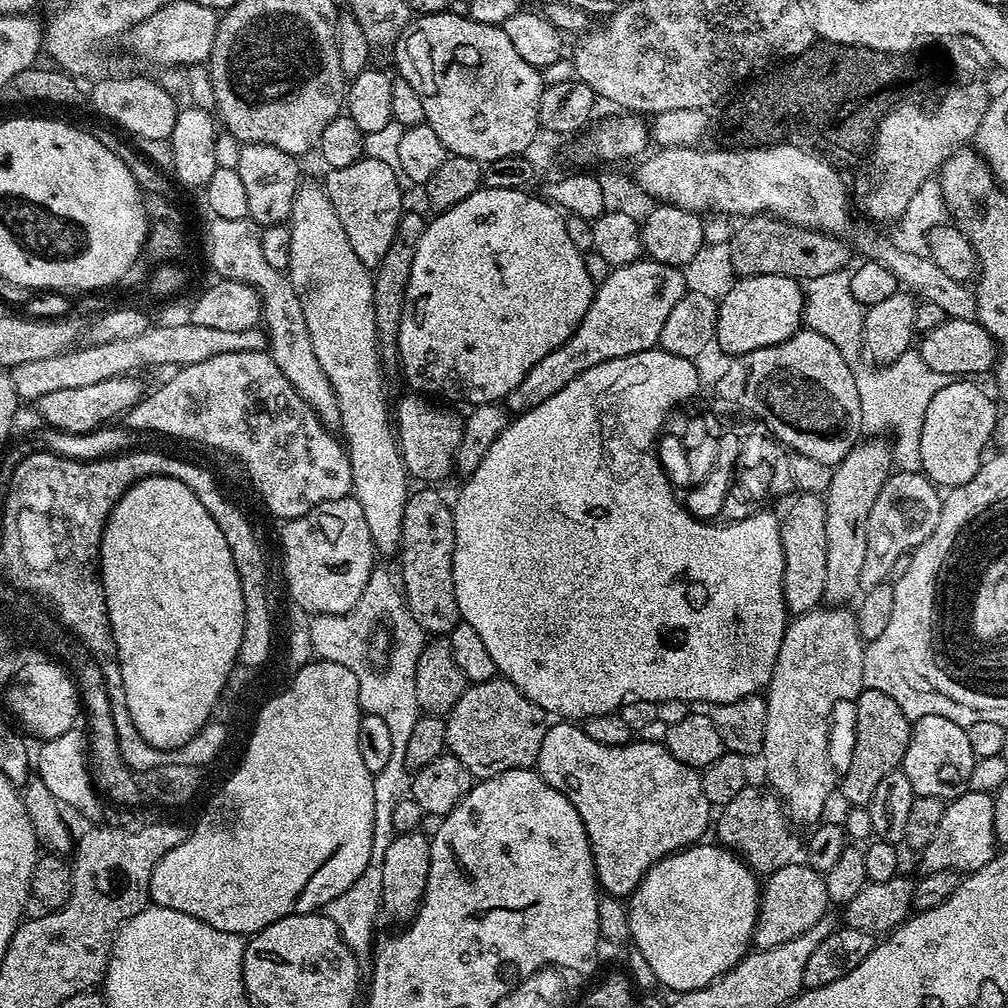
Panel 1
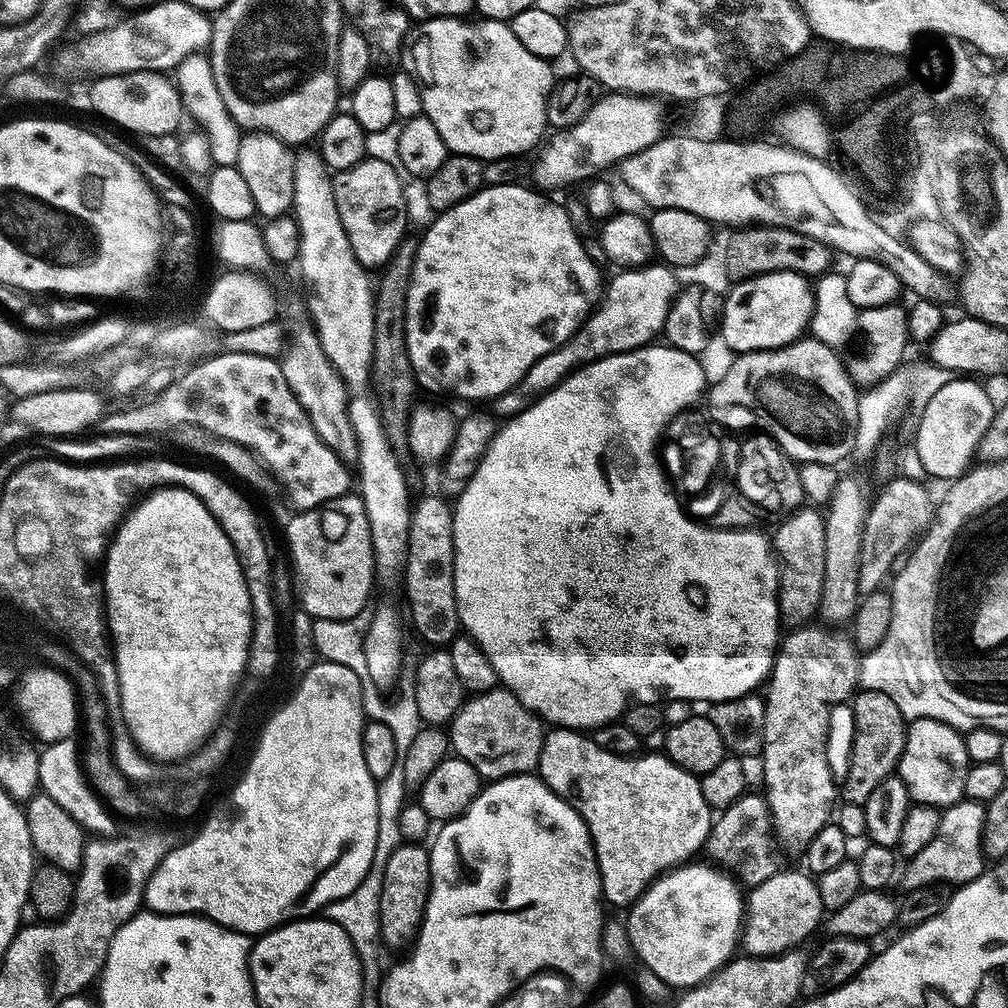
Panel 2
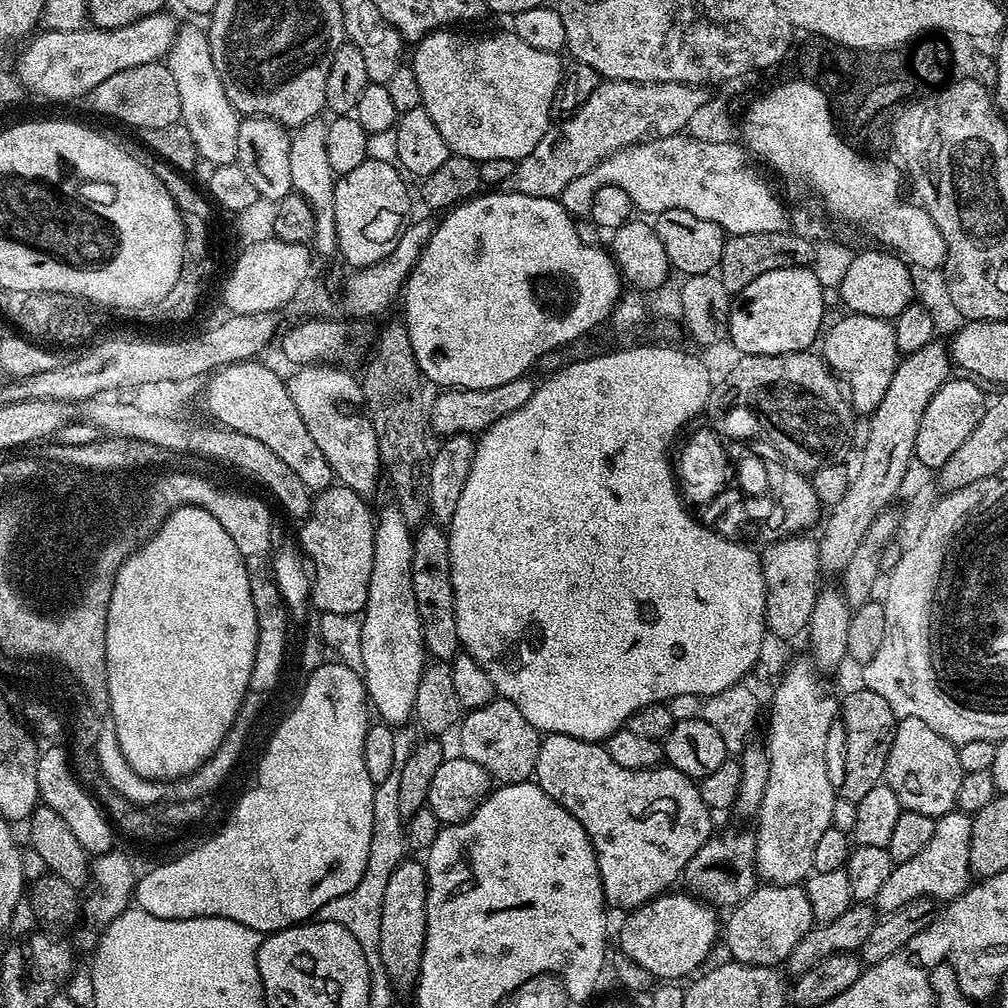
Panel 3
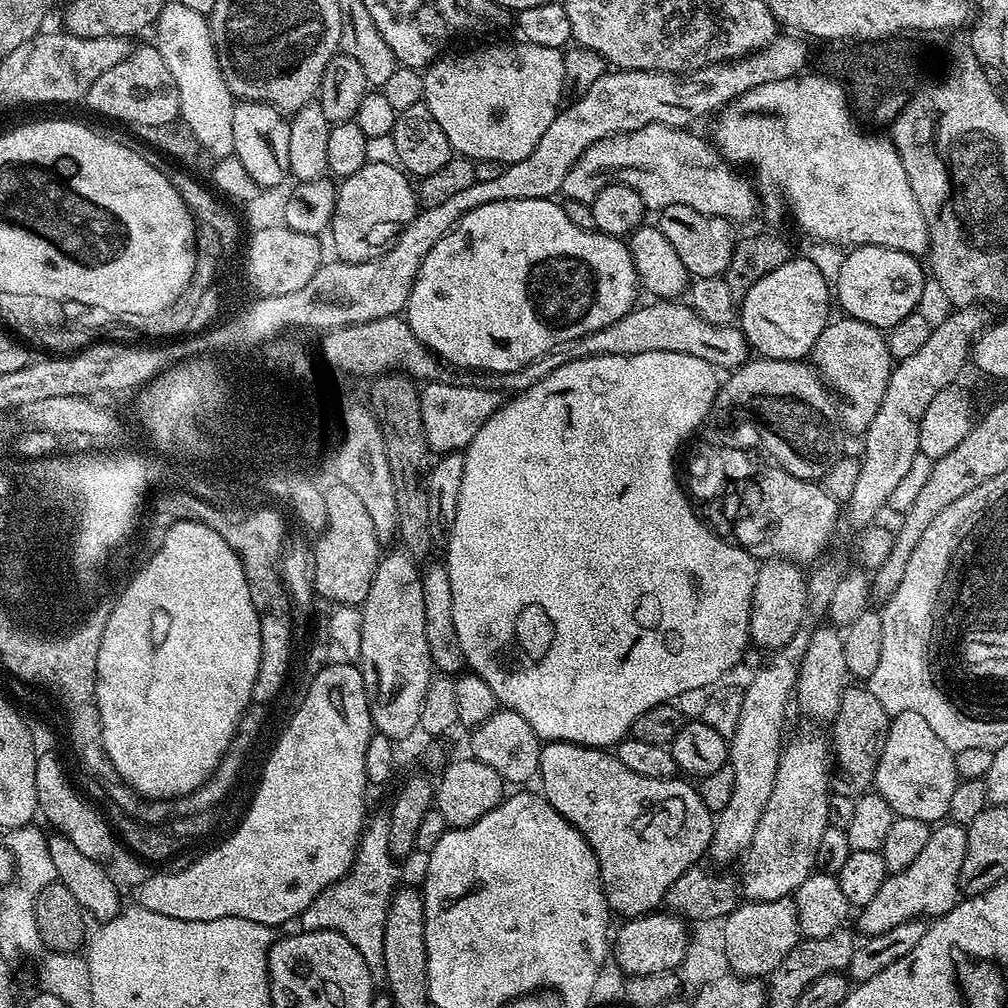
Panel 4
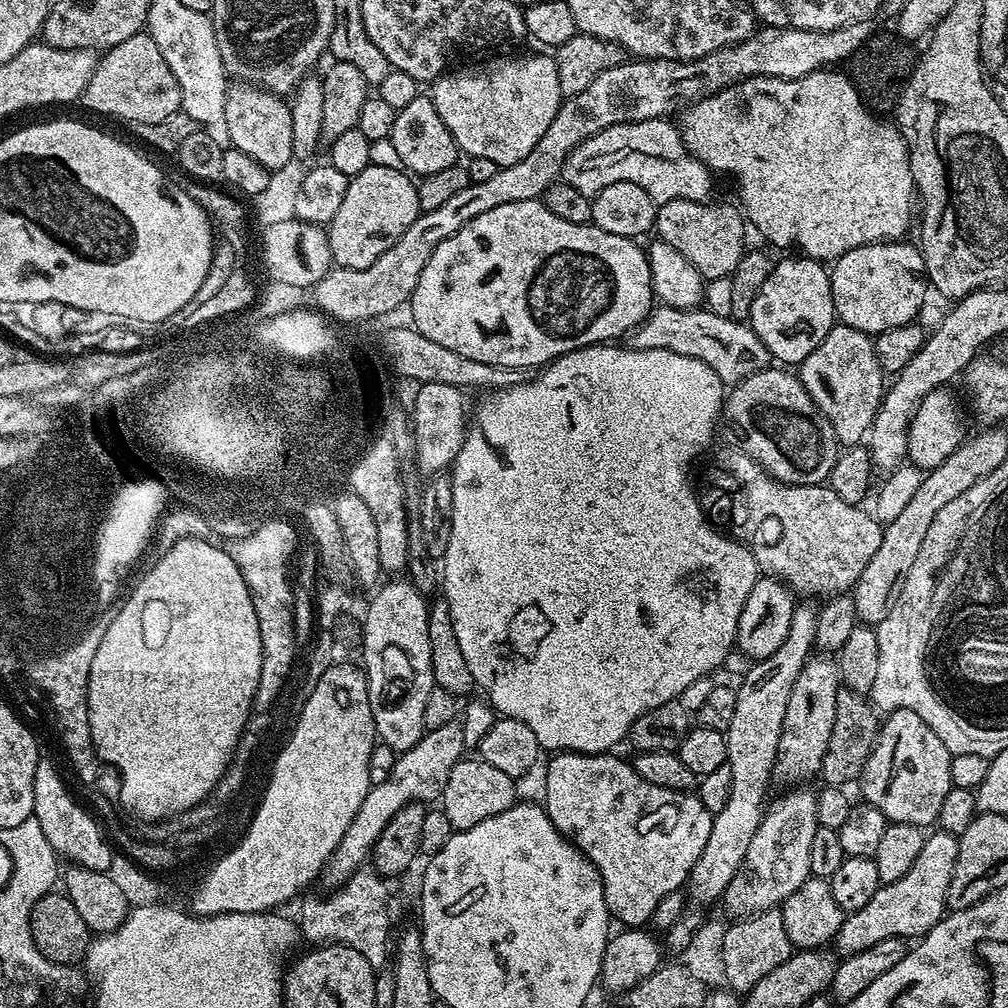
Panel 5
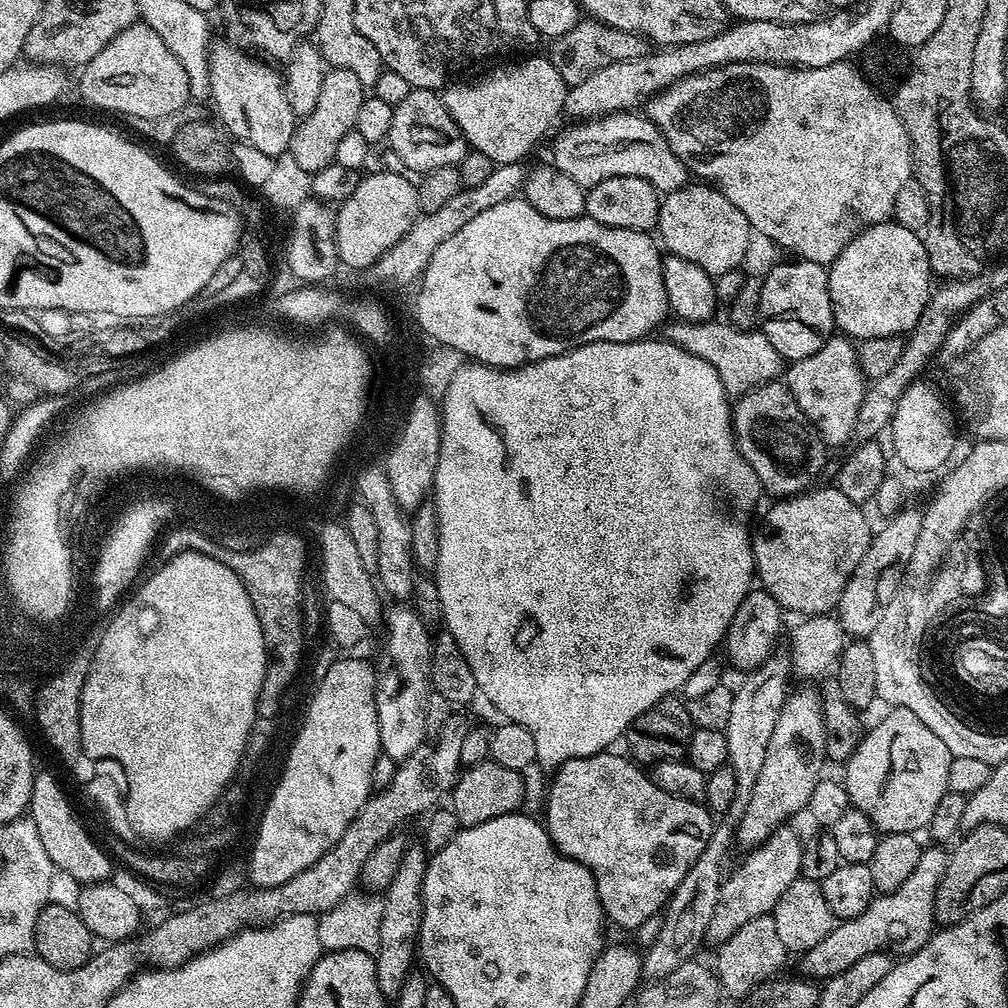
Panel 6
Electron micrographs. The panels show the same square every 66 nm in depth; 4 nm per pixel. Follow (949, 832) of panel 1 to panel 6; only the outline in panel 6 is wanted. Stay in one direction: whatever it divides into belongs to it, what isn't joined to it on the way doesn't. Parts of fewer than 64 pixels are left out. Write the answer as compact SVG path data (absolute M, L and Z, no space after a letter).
M925 847L921 851L918 866L914 866L914 874L910 874L910 878L906 878L906 882L902 882L898 890L873 895L870 906L866 906L866 910L862 910L858 918L837 922L830 934L826 934L826 938L818 942L818 946L810 946L810 950L802 953L799 957L799 971L805 977L823 982L829 976L846 970L846 966L854 966L854 962L858 962L858 958L866 958L866 954L885 950L911 954L926 946L937 927L934 894L938 890L938 882L942 882L942 874L946 870L949 858L949 853L943 847L931 847Z

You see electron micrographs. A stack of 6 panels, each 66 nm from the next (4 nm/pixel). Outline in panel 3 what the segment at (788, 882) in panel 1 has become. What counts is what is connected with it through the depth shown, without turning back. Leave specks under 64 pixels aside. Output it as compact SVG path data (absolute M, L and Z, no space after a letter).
M765 883L757 887L746 902L742 902L737 908L727 913L728 921L722 924L722 944L728 947L728 952L733 961L738 964L749 964L750 966L780 966L787 961L790 950L802 942L805 934L814 926L812 911L808 905L808 895L800 884L770 884Z

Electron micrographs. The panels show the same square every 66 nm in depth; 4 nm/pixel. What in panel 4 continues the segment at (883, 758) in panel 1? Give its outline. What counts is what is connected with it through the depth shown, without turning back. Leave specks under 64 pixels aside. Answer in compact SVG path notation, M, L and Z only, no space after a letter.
M867 686L852 687L845 687L838 706L838 714L835 720L831 721L830 752L833 757L836 755L836 764L834 760L835 791L855 798L873 787L878 762L886 746L890 717L888 711L882 706L882 702L878 702L878 698L870 694Z

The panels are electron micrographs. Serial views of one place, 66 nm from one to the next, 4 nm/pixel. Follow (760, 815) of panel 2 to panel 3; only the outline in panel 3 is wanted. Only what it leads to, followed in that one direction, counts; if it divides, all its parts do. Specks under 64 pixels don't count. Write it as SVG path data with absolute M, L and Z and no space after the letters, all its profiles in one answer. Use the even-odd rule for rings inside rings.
M736 828L733 832L720 832L709 836L708 840L686 862L682 884L691 895L706 904L720 910L737 908L750 894L754 894L758 887L756 874L756 833L744 828ZM688 887L688 888L687 888ZM724 908L724 909L723 909Z

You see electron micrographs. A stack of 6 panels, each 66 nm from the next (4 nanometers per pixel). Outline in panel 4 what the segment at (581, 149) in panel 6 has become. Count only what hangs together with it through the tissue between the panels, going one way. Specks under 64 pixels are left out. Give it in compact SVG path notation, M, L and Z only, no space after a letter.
M647 124L642 126L638 130L633 132L623 132L617 136L611 136L610 138L604 138L602 142L594 142L594 146L590 146L582 154L582 158L578 158L578 162L574 162L574 166L570 166L570 170L566 174L566 178L562 178L562 186L560 192L562 193L565 201L573 200L574 202L582 202L591 205L592 200L597 196L600 191L607 186L607 184L625 184L630 186L634 190L638 190L638 194L642 198L645 209L651 210L653 213L659 214L666 206L690 206L694 210L698 210L702 214L710 214L711 216L717 216L718 218L726 218L733 222L739 222L739 220L748 220L755 214L756 208L758 212L758 192L754 187L753 181L749 179L747 175L739 176L737 169L733 165L729 164L715 147L707 139L703 140L700 136L695 136L692 130L688 128L671 128L665 124Z

